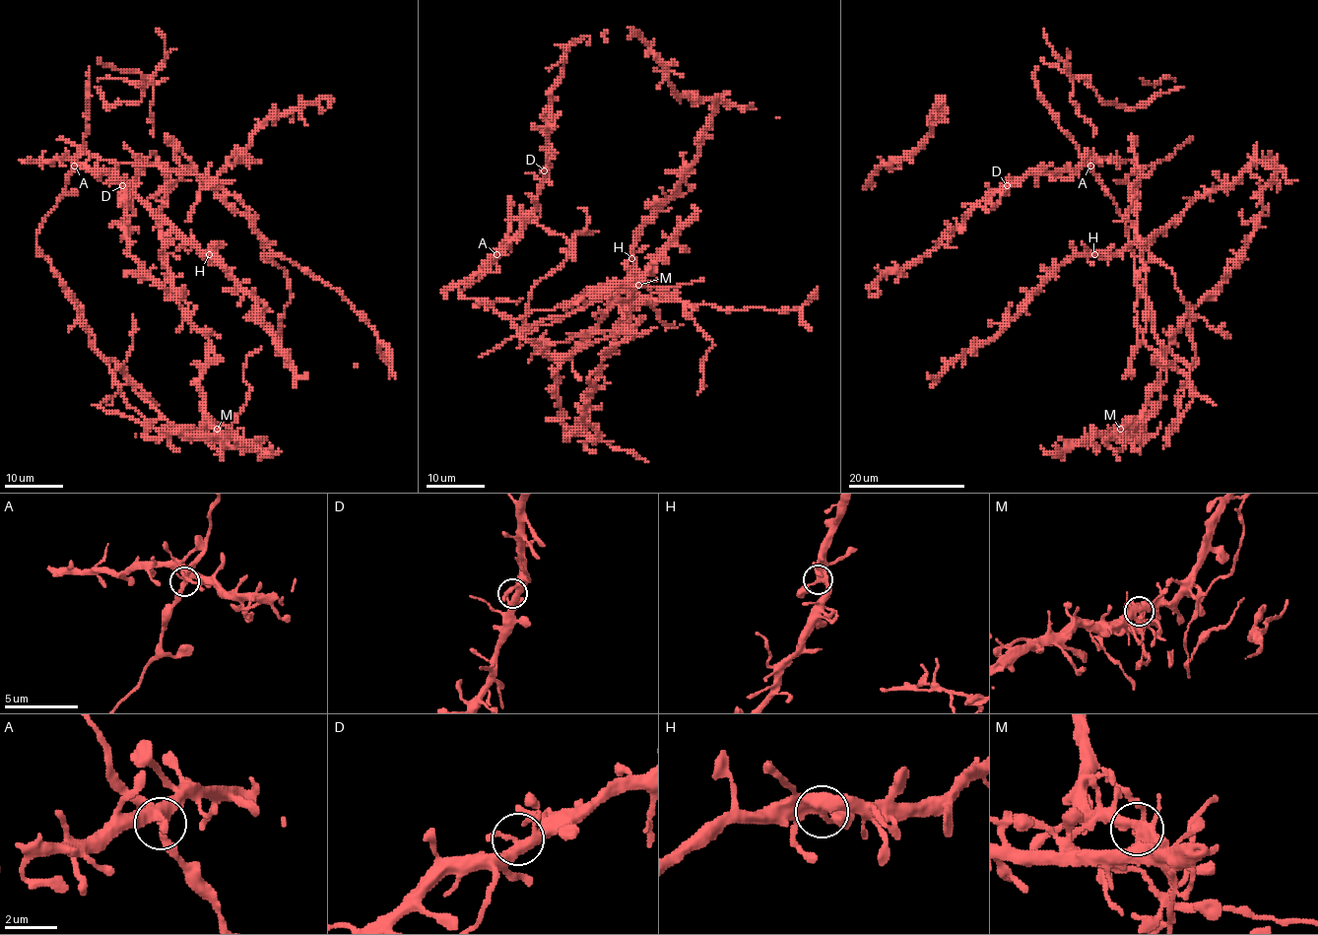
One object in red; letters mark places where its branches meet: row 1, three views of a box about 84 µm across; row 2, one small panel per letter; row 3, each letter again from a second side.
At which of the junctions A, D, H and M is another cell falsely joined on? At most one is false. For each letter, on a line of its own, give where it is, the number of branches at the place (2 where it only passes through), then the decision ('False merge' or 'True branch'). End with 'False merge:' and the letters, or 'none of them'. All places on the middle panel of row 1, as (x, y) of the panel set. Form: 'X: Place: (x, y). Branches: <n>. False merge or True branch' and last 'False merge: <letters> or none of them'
A: Place: (496, 254). Branches: 4. False merge
D: Place: (544, 170). Branches: 4. True branch
H: Place: (631, 258). Branches: 4. True branch
M: Place: (638, 285). Branches: 4. True branch
False merge: A

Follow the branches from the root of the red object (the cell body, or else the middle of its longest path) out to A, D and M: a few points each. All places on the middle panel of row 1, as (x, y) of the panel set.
A: (535, 339), (543, 349), (613, 333), (564, 358), (537, 349), (487, 302), (458, 294), (495, 254)
D: (535, 339), (543, 349), (613, 333), (564, 358), (546, 355), (487, 302), (458, 292), (523, 224), (544, 170)
M: (535, 339), (522, 318), (529, 312), (554, 309), (592, 288), (638, 285)

